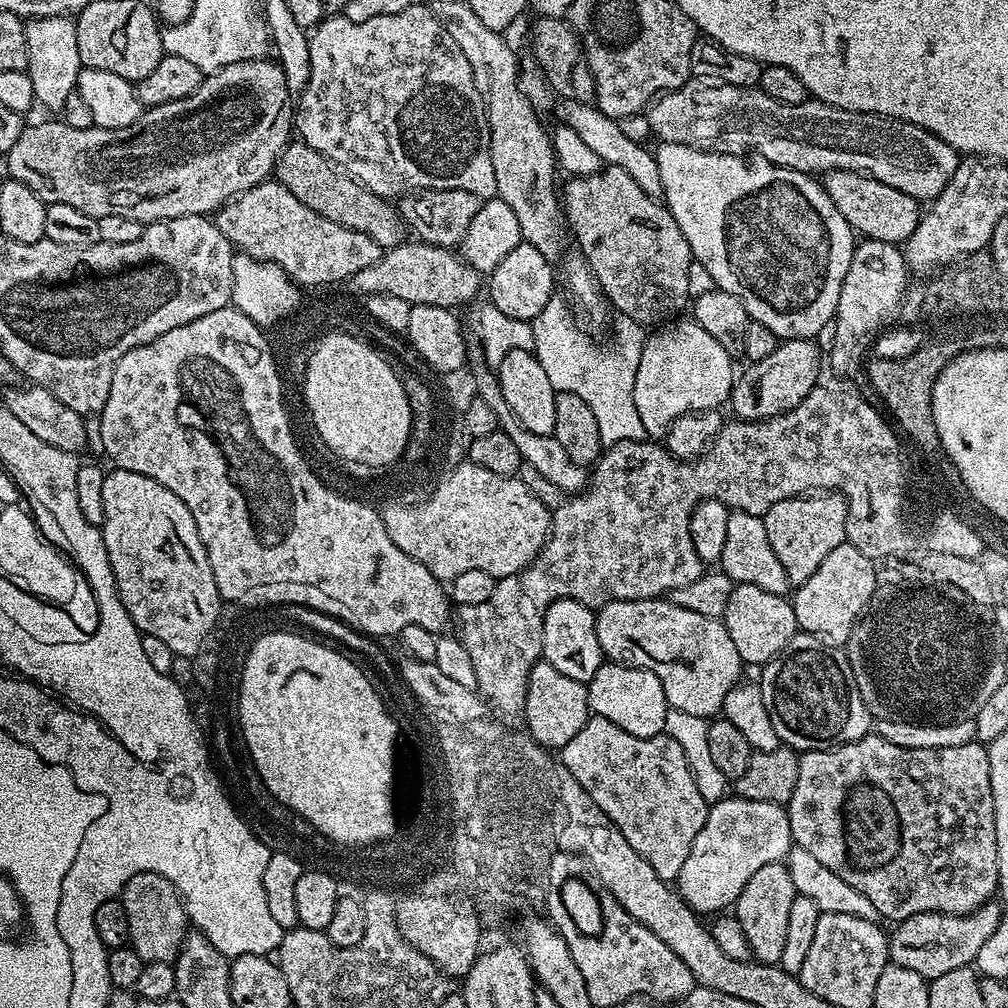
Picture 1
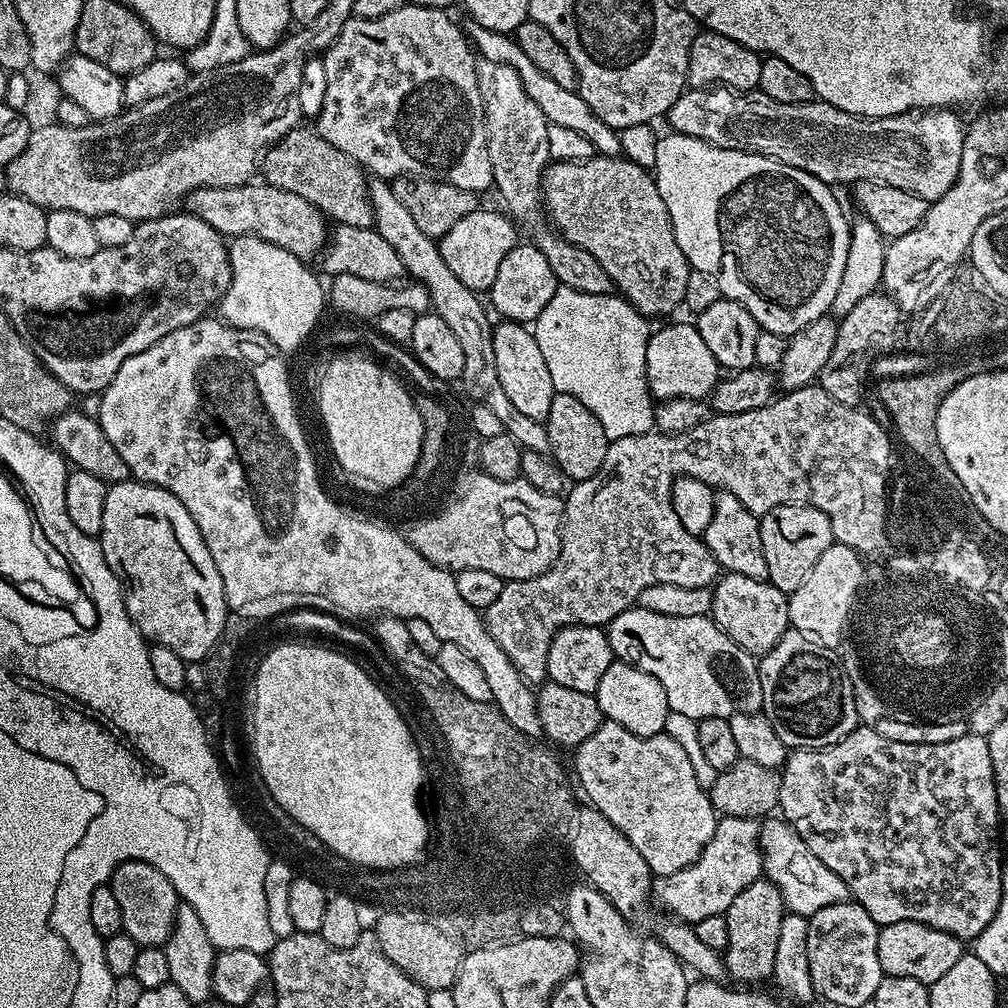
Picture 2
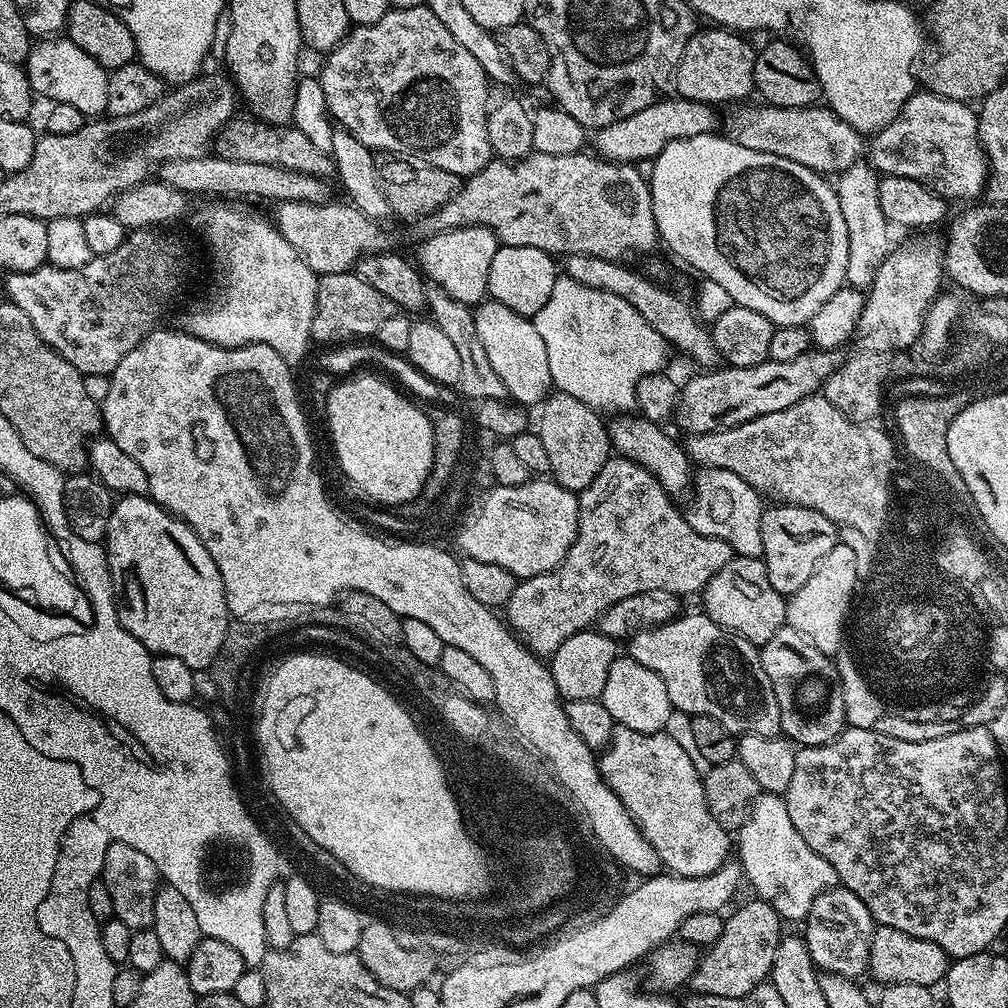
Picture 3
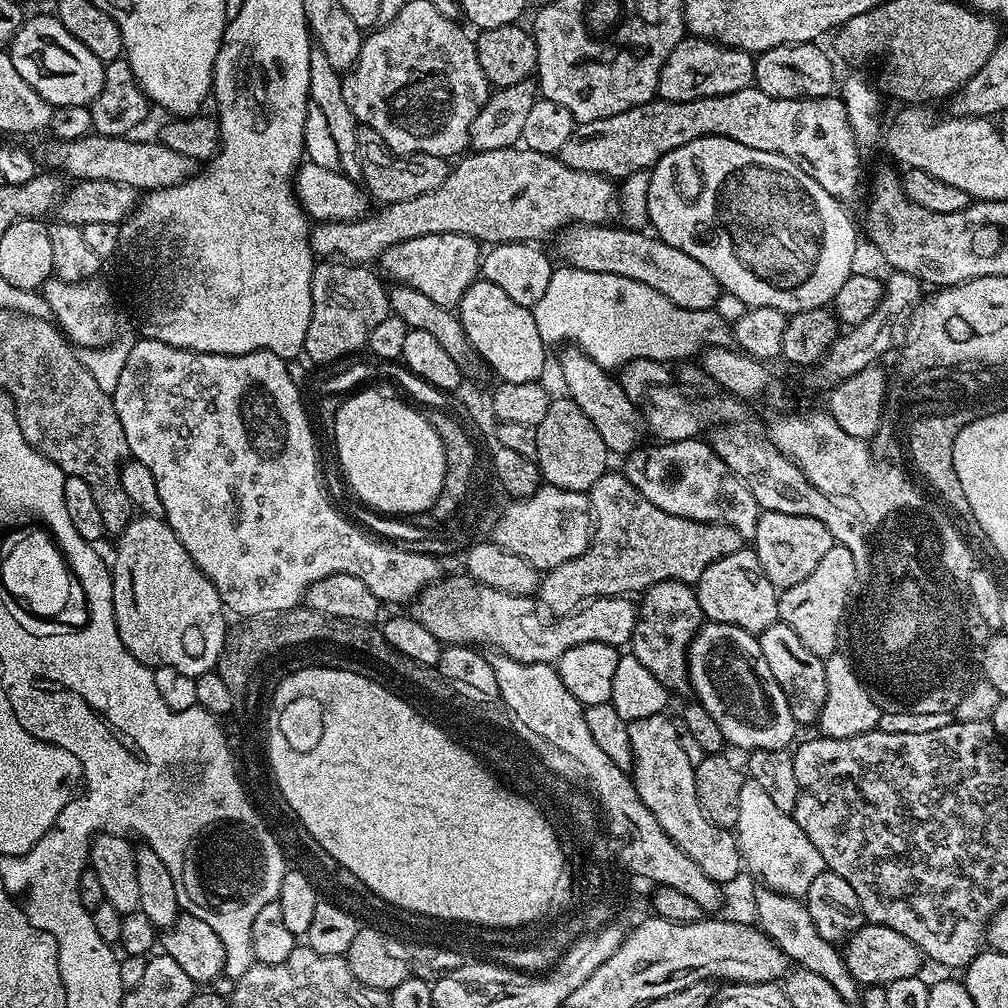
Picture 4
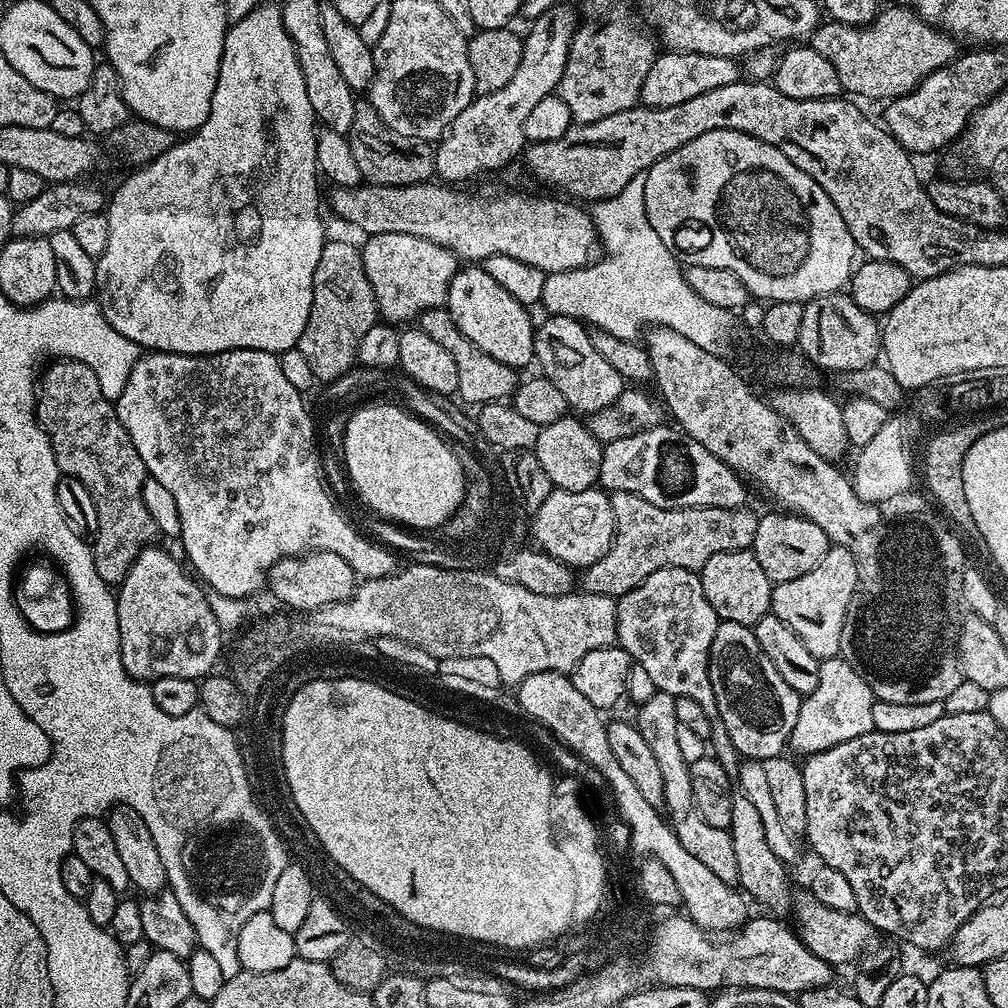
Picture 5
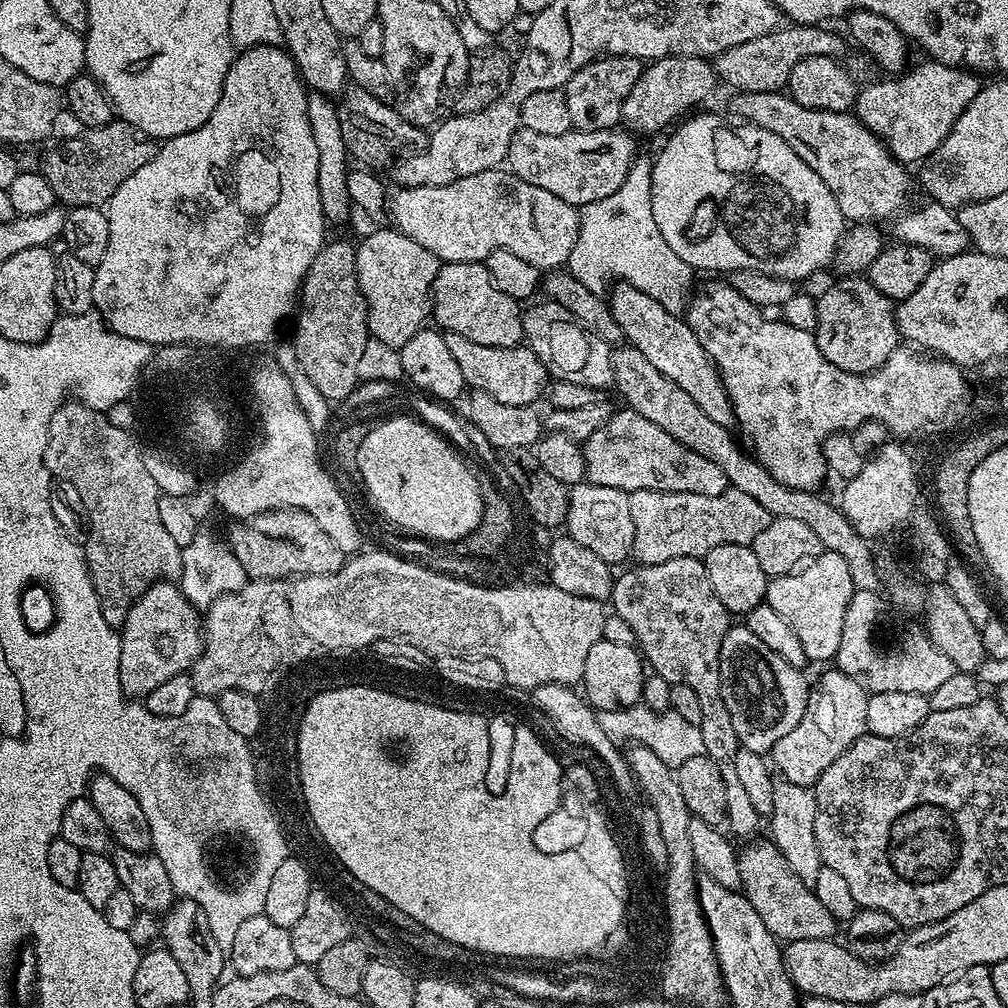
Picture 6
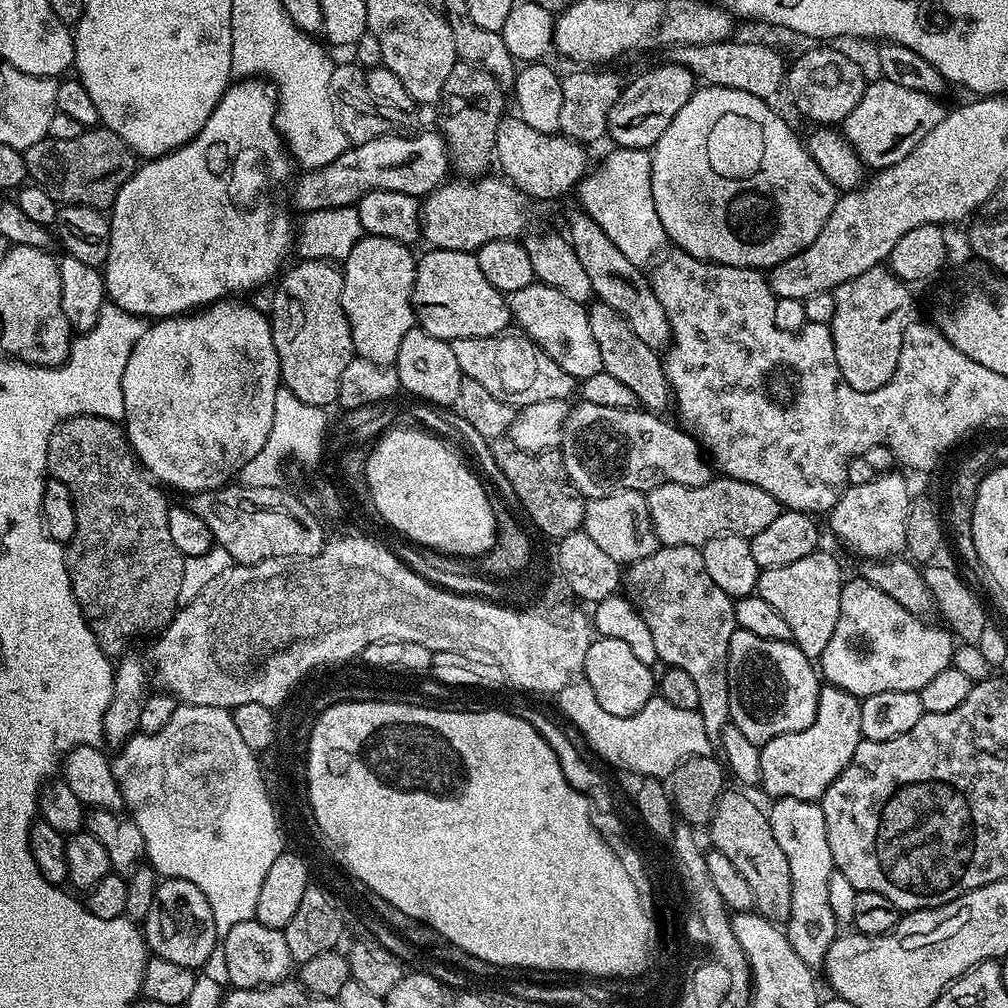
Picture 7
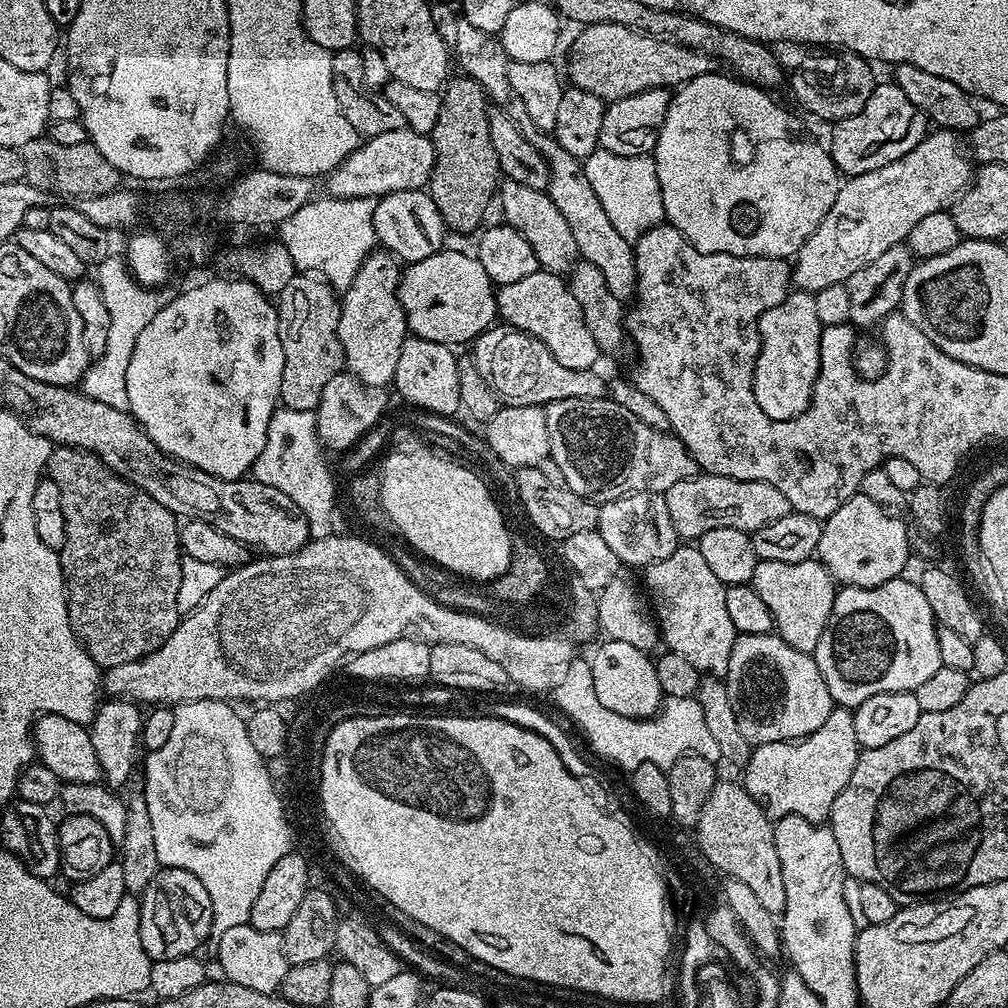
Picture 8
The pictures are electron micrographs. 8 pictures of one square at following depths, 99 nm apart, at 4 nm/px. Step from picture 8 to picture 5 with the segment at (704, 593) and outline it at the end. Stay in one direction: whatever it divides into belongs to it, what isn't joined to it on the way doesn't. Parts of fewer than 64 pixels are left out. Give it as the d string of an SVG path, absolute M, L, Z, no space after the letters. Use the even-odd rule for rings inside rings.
M663 568L654 570L650 578L646 578L634 590L616 600L616 638L619 647L628 651L635 664L648 670L650 679L657 690L682 698L694 698L706 710L706 718L712 720L710 737L711 755L728 771L735 773L738 768L738 753L734 742L730 742L730 734L720 720L718 706L714 702L714 686L710 686L708 673L708 655L714 634L722 621L714 614L714 606L706 602L706 594L702 594L702 582L699 571L680 568ZM743 794L733 795L730 806L730 831L734 842L734 855L738 861L738 884L753 901L765 904L765 909L787 909L790 904L788 896L788 872L785 861L778 859L774 850L770 850L770 842L766 842L766 834L762 830L762 818L758 810Z

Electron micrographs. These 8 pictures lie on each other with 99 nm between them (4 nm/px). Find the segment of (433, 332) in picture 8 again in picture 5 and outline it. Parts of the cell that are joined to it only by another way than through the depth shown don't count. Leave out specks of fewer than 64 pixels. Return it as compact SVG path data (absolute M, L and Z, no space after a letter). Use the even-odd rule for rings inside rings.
M464 266L454 274L448 287L446 307L454 326L462 330L478 350L486 350L490 358L498 358L506 366L523 370L534 360L534 320L528 317L529 309L513 298L482 266Z

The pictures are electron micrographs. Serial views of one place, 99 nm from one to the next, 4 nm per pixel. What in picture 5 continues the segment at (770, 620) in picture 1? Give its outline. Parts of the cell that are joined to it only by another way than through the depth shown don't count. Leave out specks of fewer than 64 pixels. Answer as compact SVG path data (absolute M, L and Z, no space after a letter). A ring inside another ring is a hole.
M745 550L716 553L702 565L699 574L702 594L706 594L706 602L714 606L714 614L720 621L738 622L752 628L762 617L769 615L774 585L770 578L766 578L766 570L762 570L755 552Z

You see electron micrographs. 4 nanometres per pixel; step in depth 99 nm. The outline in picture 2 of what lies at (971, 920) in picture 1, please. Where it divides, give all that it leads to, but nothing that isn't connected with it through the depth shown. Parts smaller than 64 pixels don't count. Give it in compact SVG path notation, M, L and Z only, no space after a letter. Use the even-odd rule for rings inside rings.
M894 922L885 924L879 929L878 961L884 976L898 978L914 978L918 982L931 985L946 974L966 954L965 941L954 934L946 934L942 930L934 930L922 922Z

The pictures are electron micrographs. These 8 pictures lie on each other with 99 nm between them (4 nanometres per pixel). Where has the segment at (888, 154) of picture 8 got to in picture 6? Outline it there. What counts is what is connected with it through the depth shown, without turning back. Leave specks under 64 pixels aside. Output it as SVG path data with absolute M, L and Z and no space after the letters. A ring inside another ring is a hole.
M927 63L918 65L916 69L913 67L895 78L882 78L886 80L880 80L877 84L868 84L865 88L863 85L856 93L854 105L856 119L863 122L879 138L888 153L905 166L912 166L915 160L923 162L928 159L928 155L940 145L946 134L950 134L954 122L958 122L966 106L974 102L982 87L981 77L963 66Z

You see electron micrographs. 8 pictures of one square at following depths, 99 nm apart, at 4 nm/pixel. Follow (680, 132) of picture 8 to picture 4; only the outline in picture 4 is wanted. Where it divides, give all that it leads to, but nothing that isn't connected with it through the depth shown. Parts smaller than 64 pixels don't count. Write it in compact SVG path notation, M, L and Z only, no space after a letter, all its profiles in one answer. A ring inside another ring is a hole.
M703 136L686 146L678 146L673 152L668 152L651 169L650 190L648 191L648 224L654 229L659 239L666 241L670 246L682 250L682 254L690 254L690 258L702 262L714 278L718 278L721 289L730 295L737 295L748 308L770 306L785 314L805 312L815 308L823 308L835 301L838 290L842 290L842 282L853 275L852 263L856 260L856 230L852 220L841 201L836 200L822 186L818 186L816 179L806 174L800 165L795 164L777 152L754 150L750 146L742 146L742 142L734 142L725 136Z

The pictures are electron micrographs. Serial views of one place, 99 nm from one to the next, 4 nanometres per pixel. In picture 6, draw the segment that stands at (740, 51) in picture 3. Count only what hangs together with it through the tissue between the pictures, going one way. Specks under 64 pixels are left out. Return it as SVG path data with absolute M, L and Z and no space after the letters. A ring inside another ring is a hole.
M667 56L651 61L641 71L638 82L634 82L634 90L626 94L620 115L623 127L632 134L660 132L667 124L676 119L679 121L685 114L699 109L699 104L715 88L718 88L716 69L703 56Z

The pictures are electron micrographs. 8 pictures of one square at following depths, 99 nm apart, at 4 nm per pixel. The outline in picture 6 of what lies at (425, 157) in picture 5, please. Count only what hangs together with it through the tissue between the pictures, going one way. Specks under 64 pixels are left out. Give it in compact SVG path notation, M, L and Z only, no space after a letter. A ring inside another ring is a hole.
M349 83L338 96L338 111L340 113L340 129L346 142L346 150L353 161L360 166L376 166L372 164L391 165L397 158L405 154L421 151L428 144L429 133L419 124L412 124L402 113L396 111L391 103L374 98L374 94L366 94L359 86Z

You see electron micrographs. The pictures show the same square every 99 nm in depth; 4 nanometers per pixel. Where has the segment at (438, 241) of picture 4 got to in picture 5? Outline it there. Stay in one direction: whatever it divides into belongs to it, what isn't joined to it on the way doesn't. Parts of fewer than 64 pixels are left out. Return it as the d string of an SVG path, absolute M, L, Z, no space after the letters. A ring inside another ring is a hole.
M378 234L363 242L360 257L374 290L381 321L400 326L415 321L427 308L445 307L448 287L458 271L458 257L449 248L414 234Z

